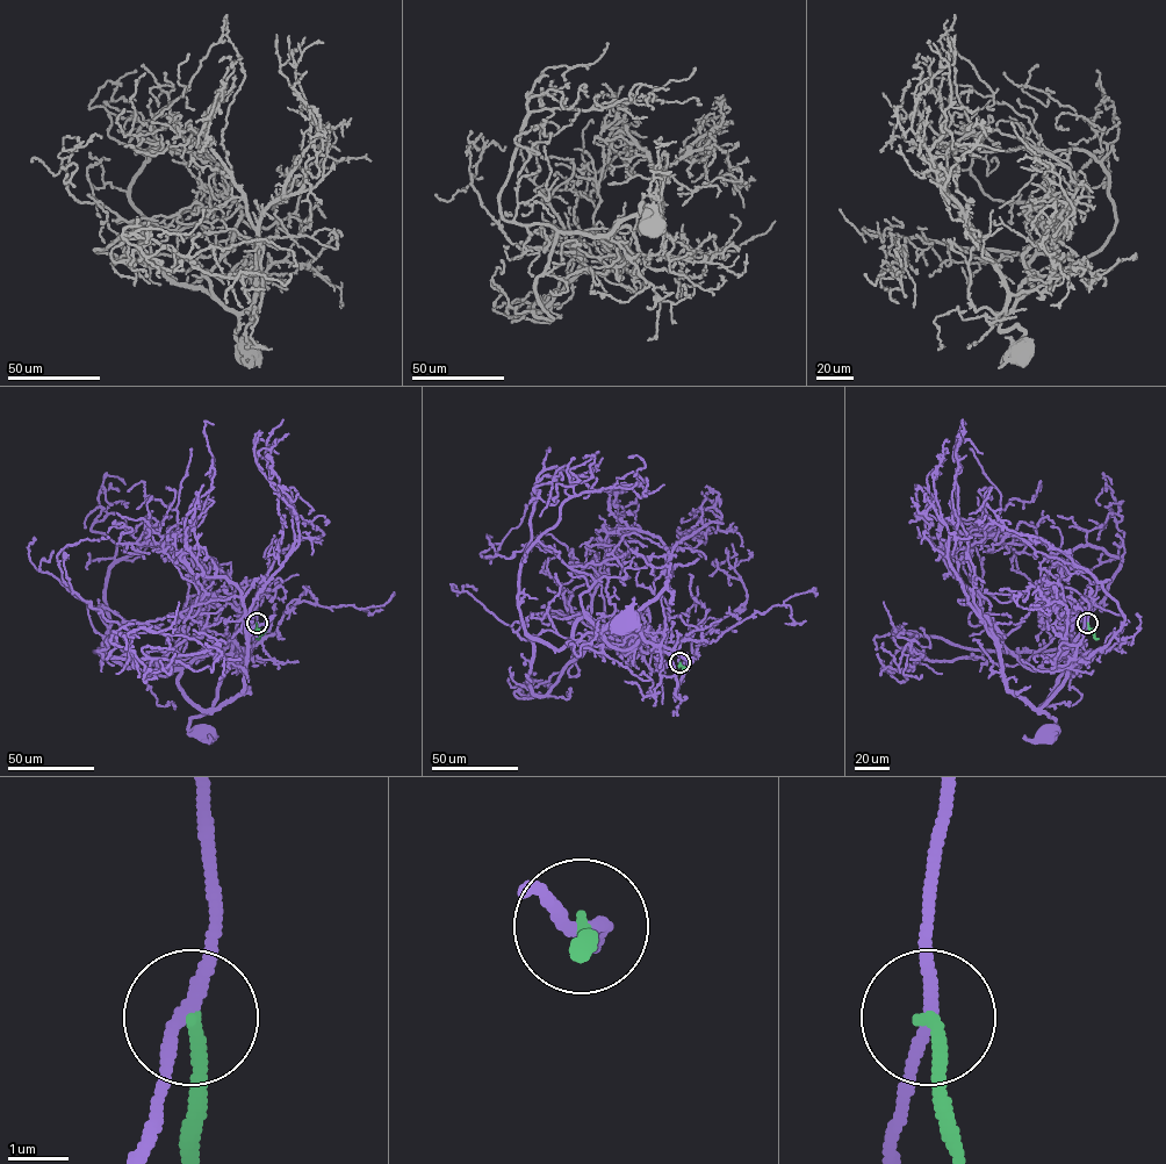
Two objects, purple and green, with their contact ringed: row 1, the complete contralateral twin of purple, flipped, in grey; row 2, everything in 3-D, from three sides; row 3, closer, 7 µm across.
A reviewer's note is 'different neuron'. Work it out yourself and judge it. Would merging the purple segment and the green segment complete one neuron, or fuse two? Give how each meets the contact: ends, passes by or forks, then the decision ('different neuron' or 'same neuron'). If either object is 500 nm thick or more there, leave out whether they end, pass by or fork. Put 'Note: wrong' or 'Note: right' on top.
Note: right
purple passes by; green ends; different neuron

